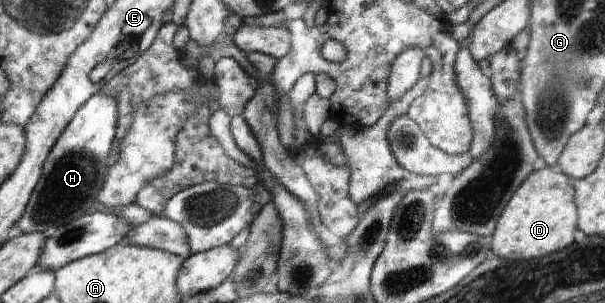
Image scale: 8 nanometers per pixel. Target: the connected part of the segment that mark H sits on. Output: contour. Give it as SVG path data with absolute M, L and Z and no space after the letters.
M99 92L77 112L49 155L44 174L25 208L25 214L17 223L24 234L49 235L58 227L66 226L70 221L74 222L76 217L84 215L82 211L88 211L92 201L96 201L96 195L104 189L112 159L110 154L117 139L119 107L113 96Z

